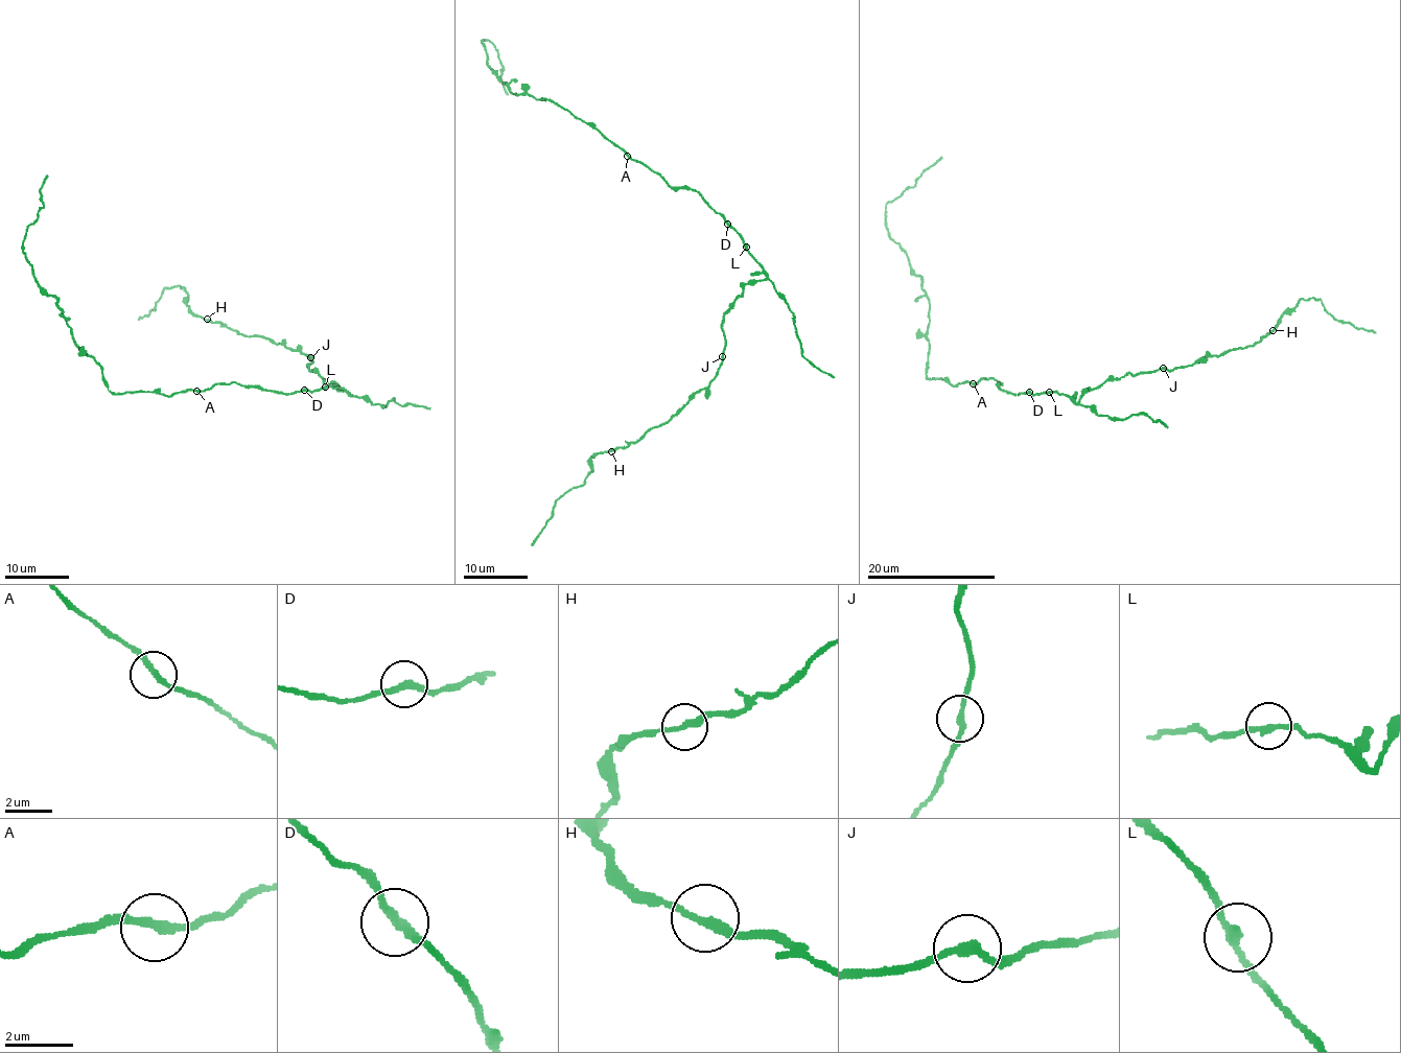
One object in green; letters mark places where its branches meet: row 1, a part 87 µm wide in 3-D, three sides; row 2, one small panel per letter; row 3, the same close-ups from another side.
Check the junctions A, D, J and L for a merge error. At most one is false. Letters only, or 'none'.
none

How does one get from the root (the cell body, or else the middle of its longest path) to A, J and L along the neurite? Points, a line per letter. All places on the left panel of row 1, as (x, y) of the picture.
A: (298, 391), (279, 394), (234, 381), (196, 391)
J: (298, 391), (331, 385), (340, 387), (349, 394), (310, 371), (307, 366), (312, 360), (310, 357)
L: (298, 391), (325, 387)

